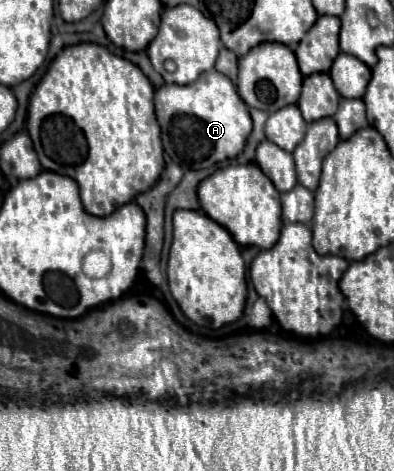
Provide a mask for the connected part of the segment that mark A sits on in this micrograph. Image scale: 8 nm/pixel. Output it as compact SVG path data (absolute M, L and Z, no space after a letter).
M209 70L197 78L197 82L179 86L163 84L155 90L155 116L161 126L161 140L171 160L189 170L203 170L235 158L243 152L247 136L251 134L251 116L241 102L233 82L217 72Z

